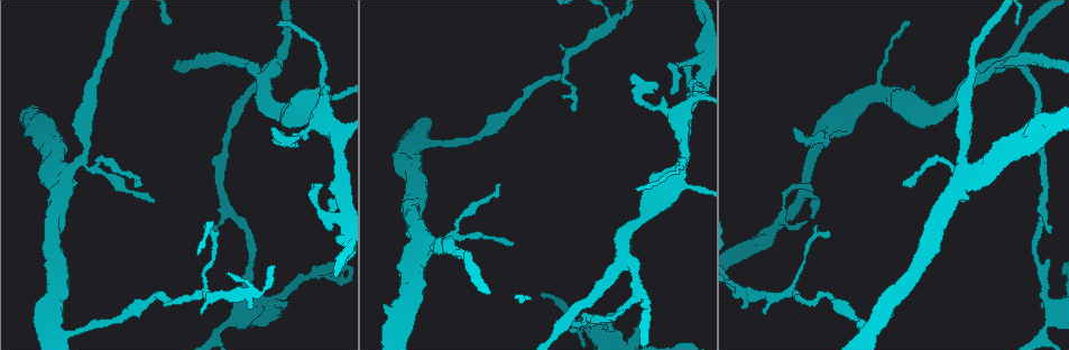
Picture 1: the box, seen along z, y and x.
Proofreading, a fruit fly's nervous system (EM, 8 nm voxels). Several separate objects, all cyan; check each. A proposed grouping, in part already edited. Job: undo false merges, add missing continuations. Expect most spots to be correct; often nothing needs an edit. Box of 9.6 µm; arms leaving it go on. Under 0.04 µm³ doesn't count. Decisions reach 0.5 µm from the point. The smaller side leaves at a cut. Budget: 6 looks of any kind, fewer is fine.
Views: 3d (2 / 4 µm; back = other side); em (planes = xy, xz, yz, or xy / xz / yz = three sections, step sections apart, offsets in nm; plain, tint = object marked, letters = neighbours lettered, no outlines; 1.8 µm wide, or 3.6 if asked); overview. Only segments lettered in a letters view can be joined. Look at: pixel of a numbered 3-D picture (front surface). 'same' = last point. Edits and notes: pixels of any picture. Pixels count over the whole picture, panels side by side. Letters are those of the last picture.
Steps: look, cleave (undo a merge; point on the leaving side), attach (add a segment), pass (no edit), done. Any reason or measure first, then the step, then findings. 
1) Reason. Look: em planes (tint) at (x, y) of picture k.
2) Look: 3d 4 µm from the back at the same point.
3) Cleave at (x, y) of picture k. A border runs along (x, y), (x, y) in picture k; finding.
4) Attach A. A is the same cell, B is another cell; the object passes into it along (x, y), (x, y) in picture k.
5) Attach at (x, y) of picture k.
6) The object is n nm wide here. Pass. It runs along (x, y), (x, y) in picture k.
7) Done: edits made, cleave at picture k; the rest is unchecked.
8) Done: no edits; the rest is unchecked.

Sharp bend. Look: 3d 2 µm at (265, 74) of picture 1.

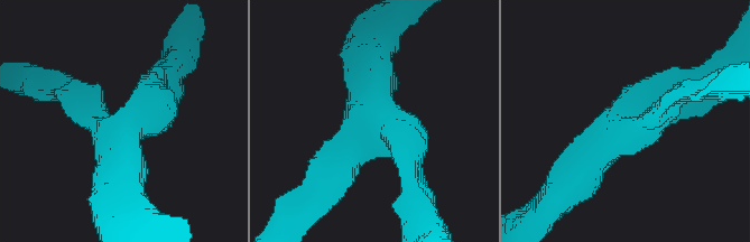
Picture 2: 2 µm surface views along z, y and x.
3 arms meet here; the arms are 190, 260, 300 nm wide; shape alone is not enough. Look: em planes (letters) at (127, 126) of picture 2.

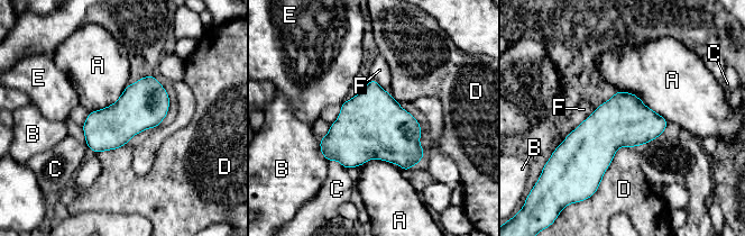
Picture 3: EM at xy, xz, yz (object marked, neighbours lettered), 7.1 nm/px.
Pass. A, B, C, D, E and F are other cells; continuous, no second neuron.

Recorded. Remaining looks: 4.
Sharp bend. Look: em planes (letters) at (641, 98) of picture 1.

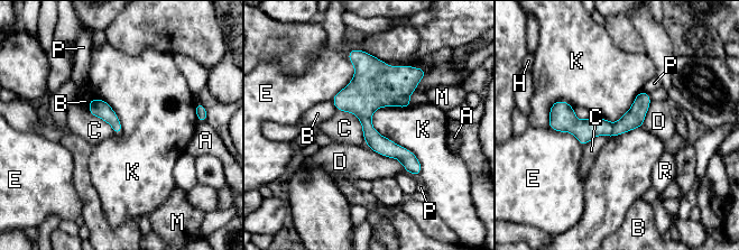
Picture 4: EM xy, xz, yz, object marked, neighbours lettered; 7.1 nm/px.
Pass. A, B, C, D, E, H, K, M, P and R are other cells; continuous, no second neuron.

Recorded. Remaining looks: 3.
Tapers out. Look: em planes (plain) at (216, 234) of picture 1.

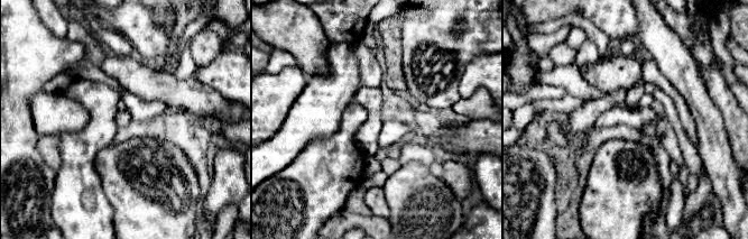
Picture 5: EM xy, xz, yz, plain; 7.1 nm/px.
Look: em planes (letters) at the same point.

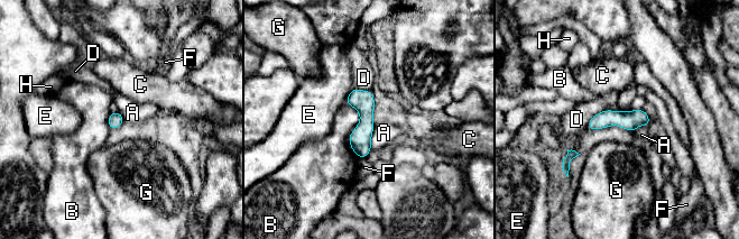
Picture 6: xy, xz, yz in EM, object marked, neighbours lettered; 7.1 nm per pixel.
Pass. A, B, C, D, E, F, G and H are other cells; it runs along (354, 91), (365, 104), (363, 155) in picture 6; none of them fits.

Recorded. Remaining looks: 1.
Done: no edits; the rest is unchecked.

